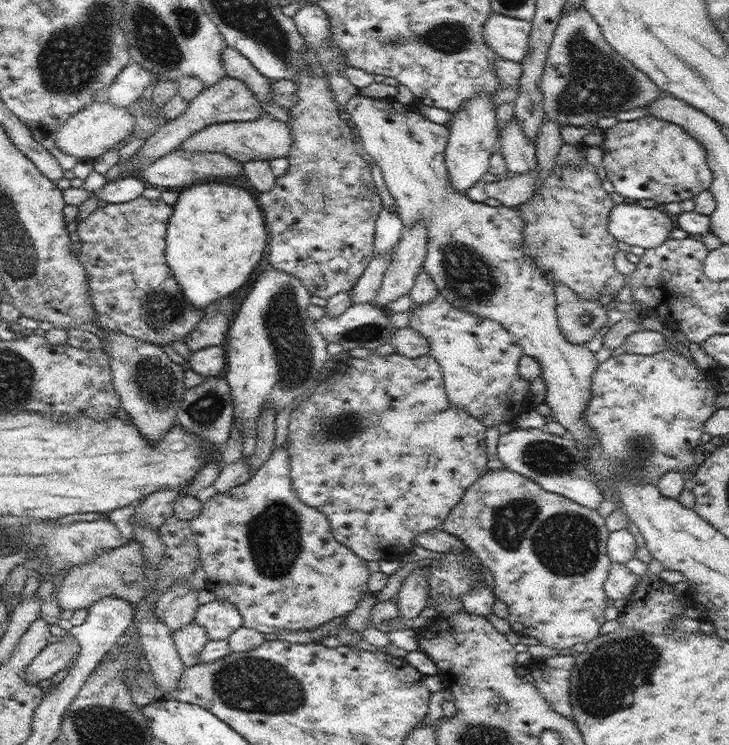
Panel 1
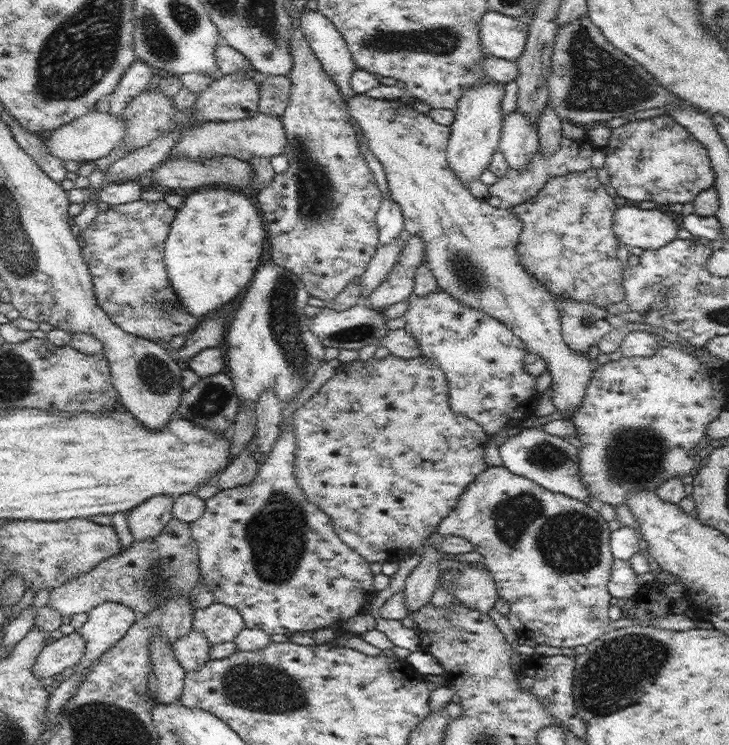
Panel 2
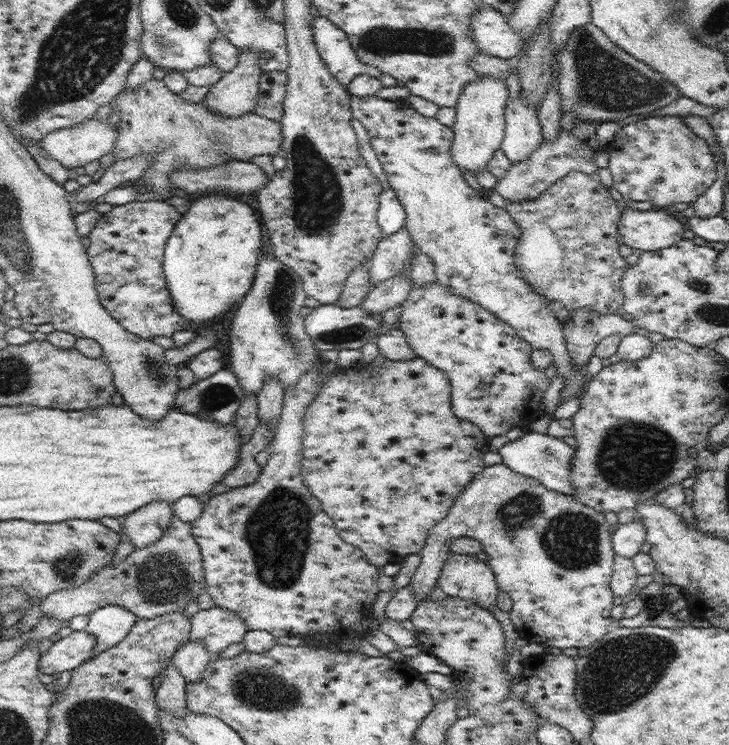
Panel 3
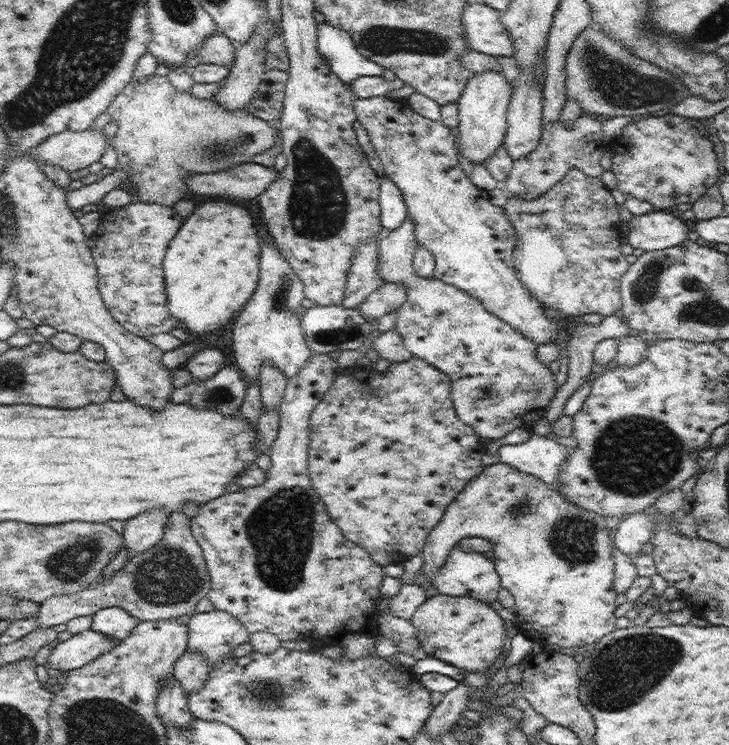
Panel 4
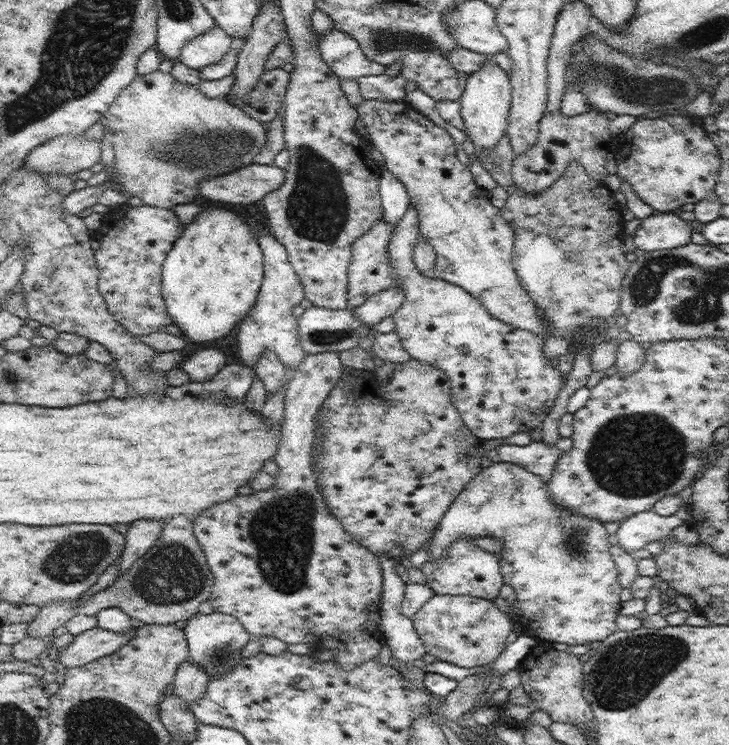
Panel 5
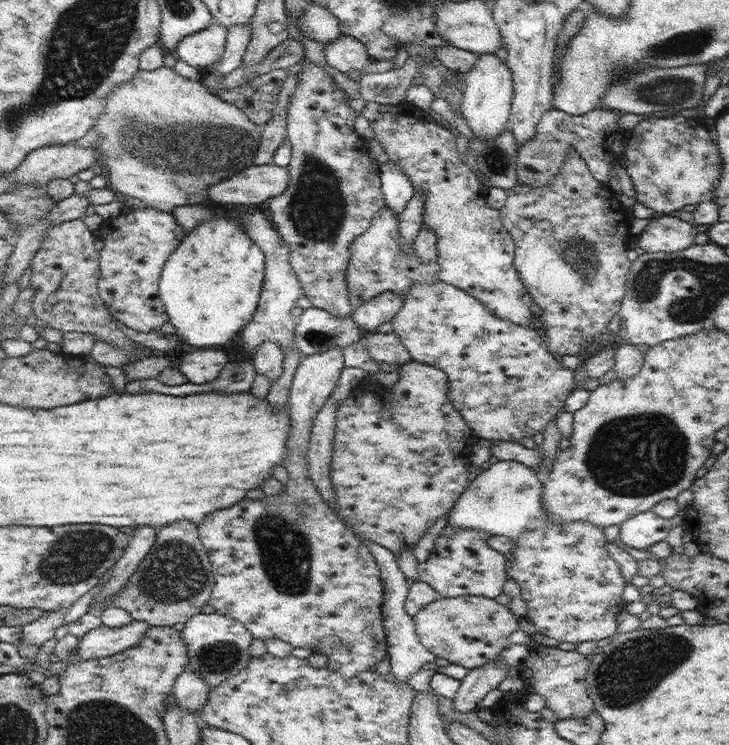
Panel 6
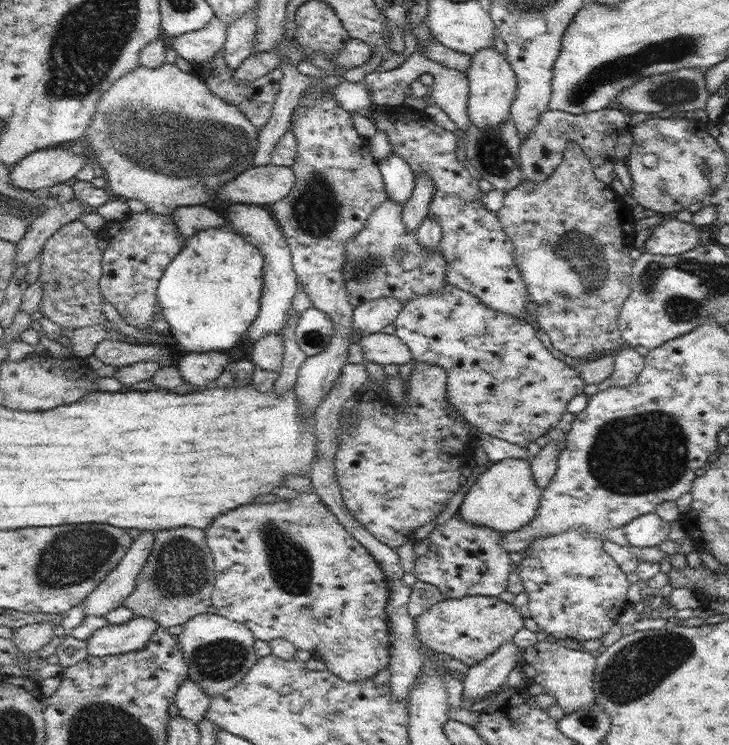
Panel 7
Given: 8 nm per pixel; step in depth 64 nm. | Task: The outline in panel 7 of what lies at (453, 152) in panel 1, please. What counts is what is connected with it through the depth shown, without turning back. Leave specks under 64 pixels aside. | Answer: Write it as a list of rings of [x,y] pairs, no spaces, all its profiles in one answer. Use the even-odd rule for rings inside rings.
[[[486,48],[472,55],[472,64],[467,70],[468,93],[467,113],[472,124],[480,130],[496,130],[499,124],[510,120],[511,104],[516,97],[516,73],[505,54],[494,48]]]

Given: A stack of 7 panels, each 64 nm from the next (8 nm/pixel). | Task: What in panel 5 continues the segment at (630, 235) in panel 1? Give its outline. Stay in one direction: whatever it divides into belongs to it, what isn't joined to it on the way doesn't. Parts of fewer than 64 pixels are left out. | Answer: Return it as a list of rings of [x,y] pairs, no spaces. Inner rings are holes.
[[[658,211],[654,212],[649,217],[642,219],[642,224],[640,227],[638,225],[638,229],[636,229],[636,232],[632,237],[637,248],[640,248],[645,252],[652,252],[660,249],[686,246],[686,244],[691,241],[692,236],[691,223],[679,217],[678,211],[670,213]]]

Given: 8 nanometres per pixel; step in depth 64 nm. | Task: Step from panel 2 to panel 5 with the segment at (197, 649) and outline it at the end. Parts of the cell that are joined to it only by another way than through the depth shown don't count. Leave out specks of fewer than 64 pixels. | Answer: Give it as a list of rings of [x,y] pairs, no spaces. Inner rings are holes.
[[[189,658],[176,671],[173,680],[173,693],[190,705],[205,695],[210,679],[206,671],[199,664],[194,664]]]

